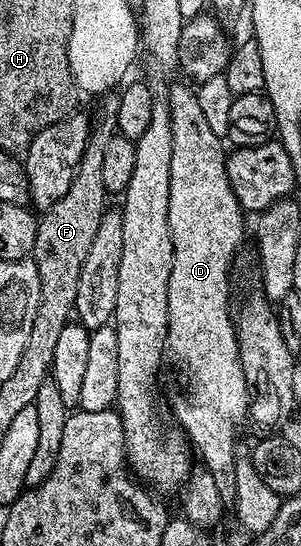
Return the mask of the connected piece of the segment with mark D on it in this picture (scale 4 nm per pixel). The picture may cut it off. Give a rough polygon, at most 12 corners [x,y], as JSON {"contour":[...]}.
{"contour":[[167,86],[174,418],[225,506],[248,416],[230,304],[244,220],[225,142]]}

